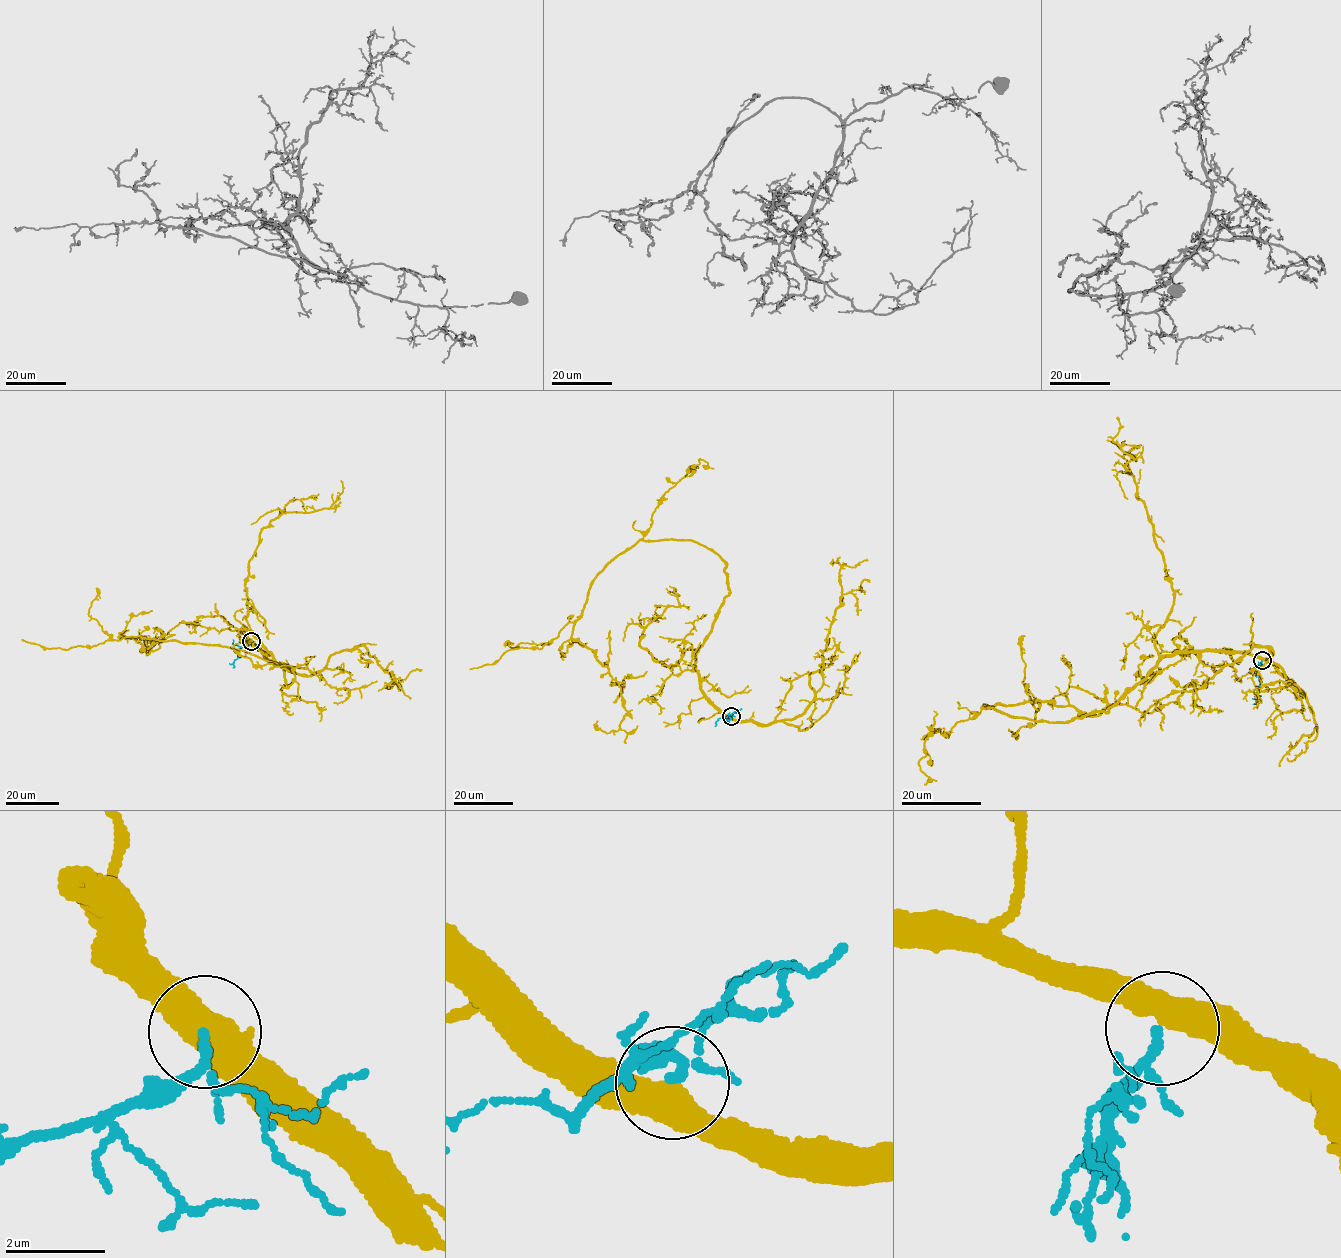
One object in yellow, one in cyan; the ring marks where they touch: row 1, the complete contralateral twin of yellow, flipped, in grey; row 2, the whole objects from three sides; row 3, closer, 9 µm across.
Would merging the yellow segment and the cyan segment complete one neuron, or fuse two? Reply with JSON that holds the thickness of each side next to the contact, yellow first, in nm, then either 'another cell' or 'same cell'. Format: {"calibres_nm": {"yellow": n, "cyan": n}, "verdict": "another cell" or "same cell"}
{"calibres_nm": {"yellow": 550, "cyan": 100}, "verdict": "same cell"}

